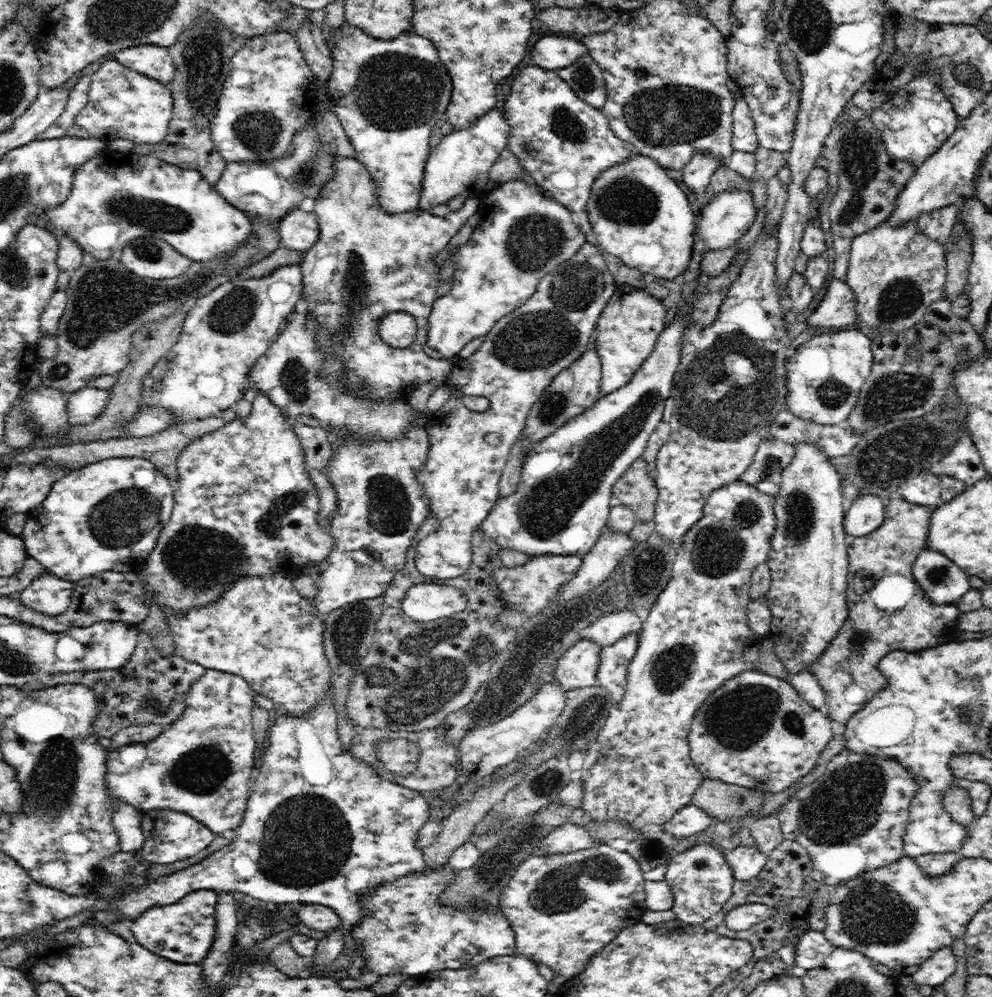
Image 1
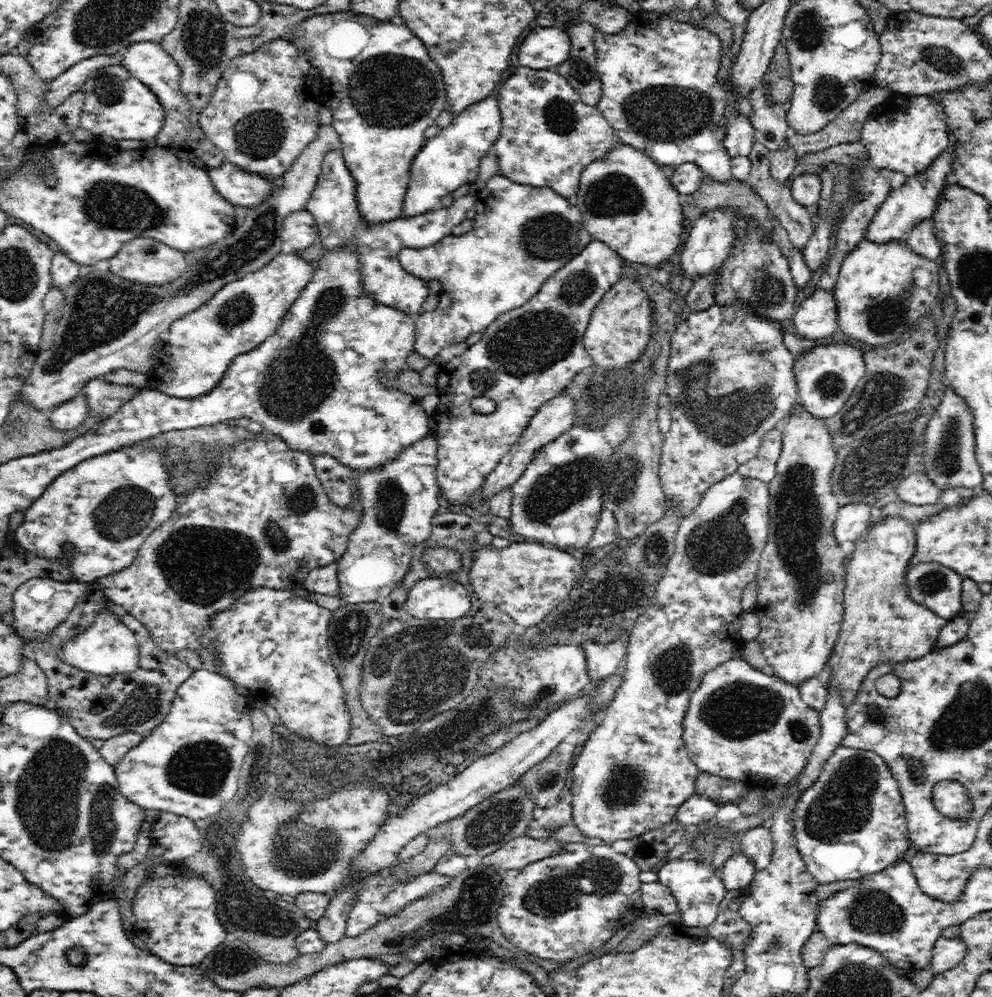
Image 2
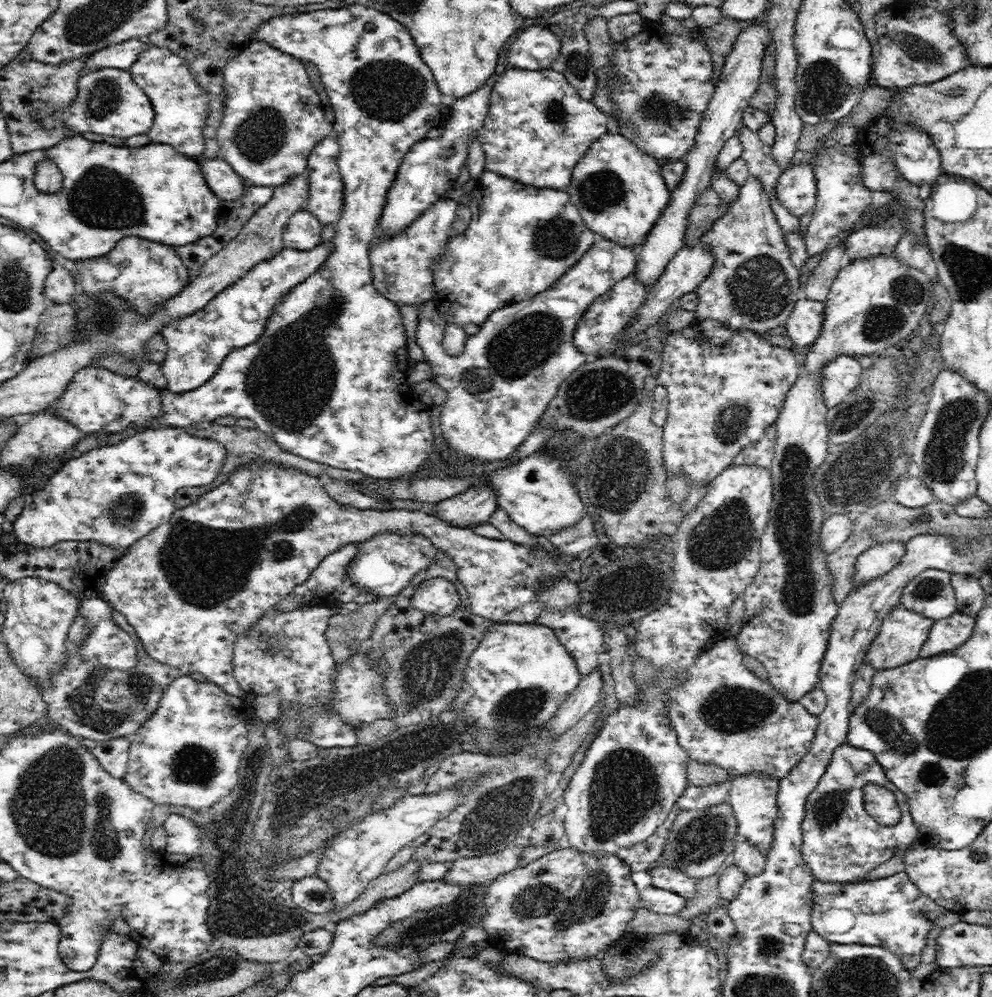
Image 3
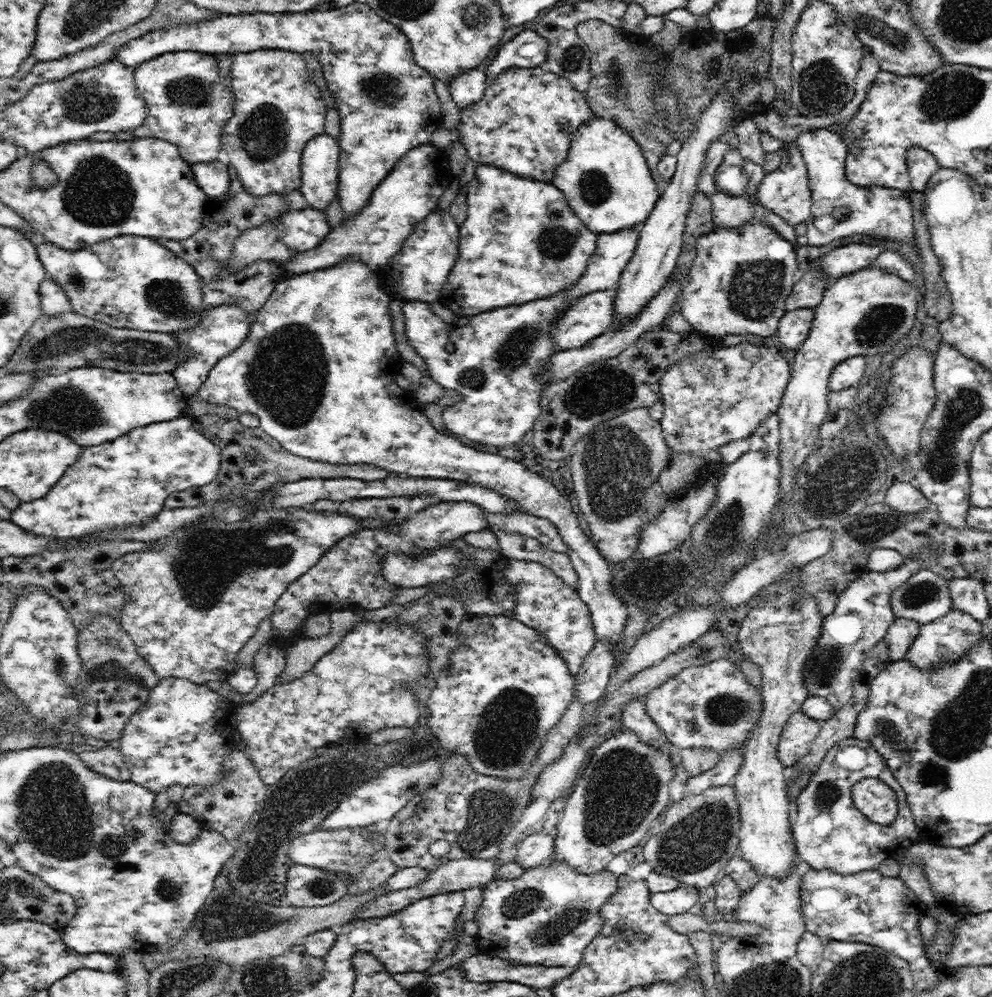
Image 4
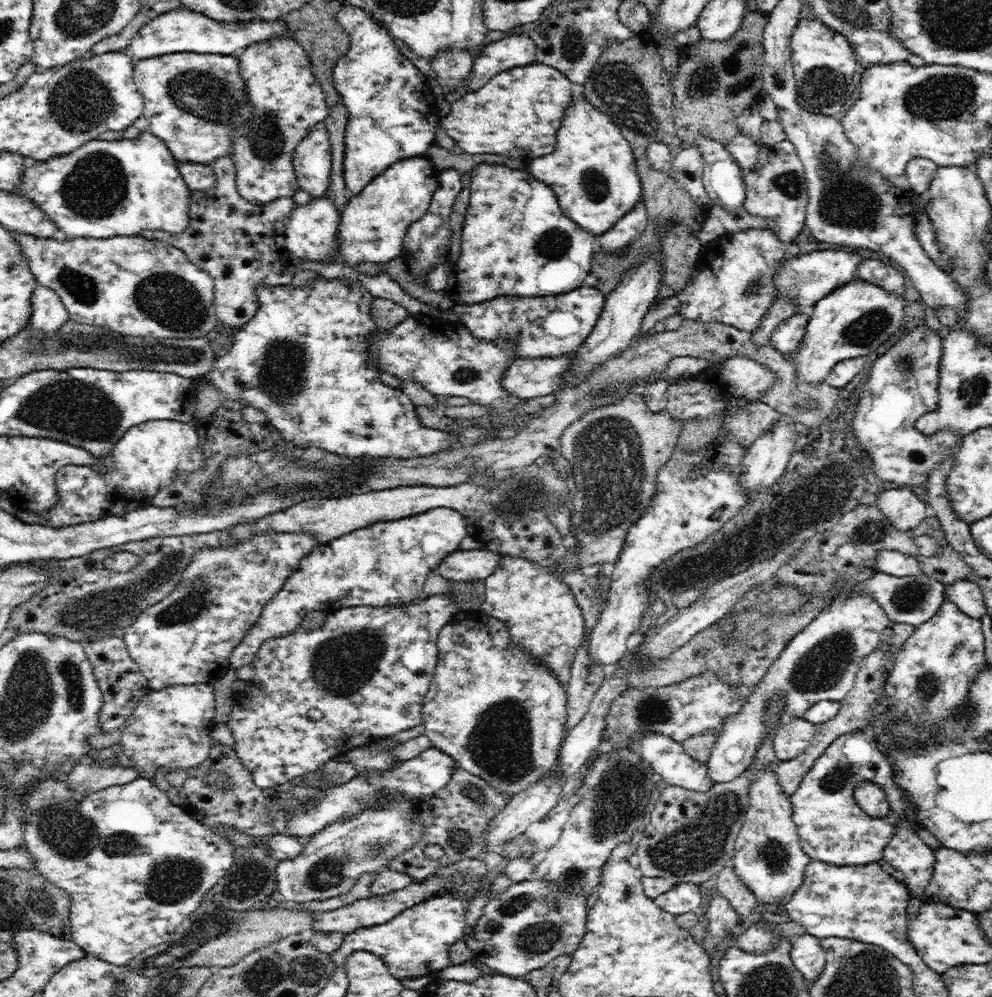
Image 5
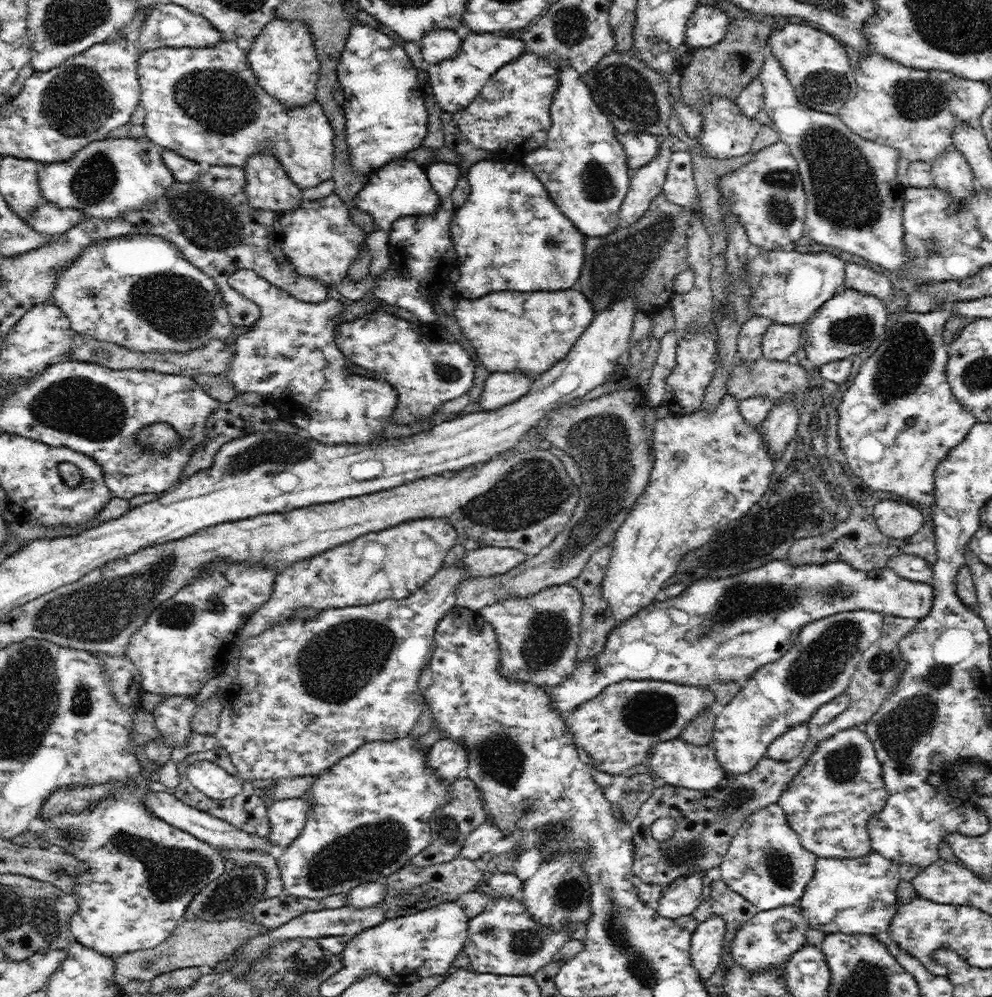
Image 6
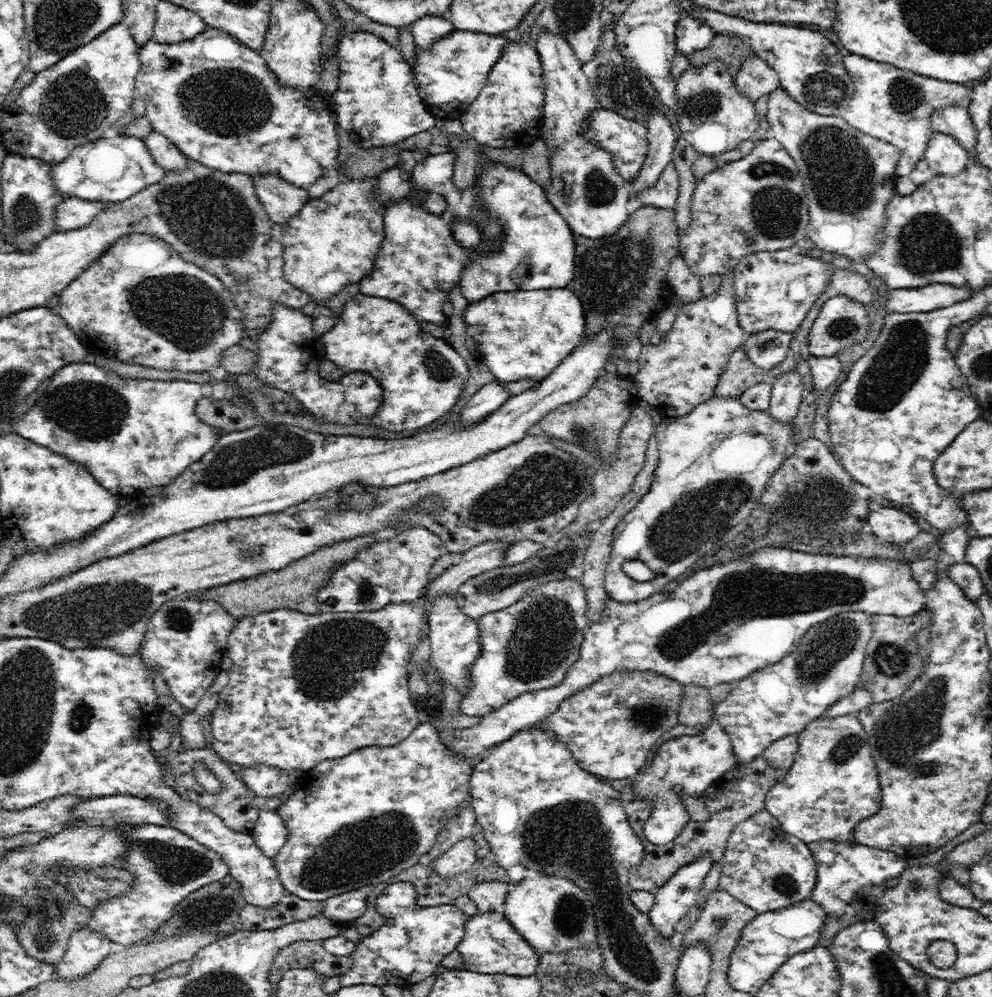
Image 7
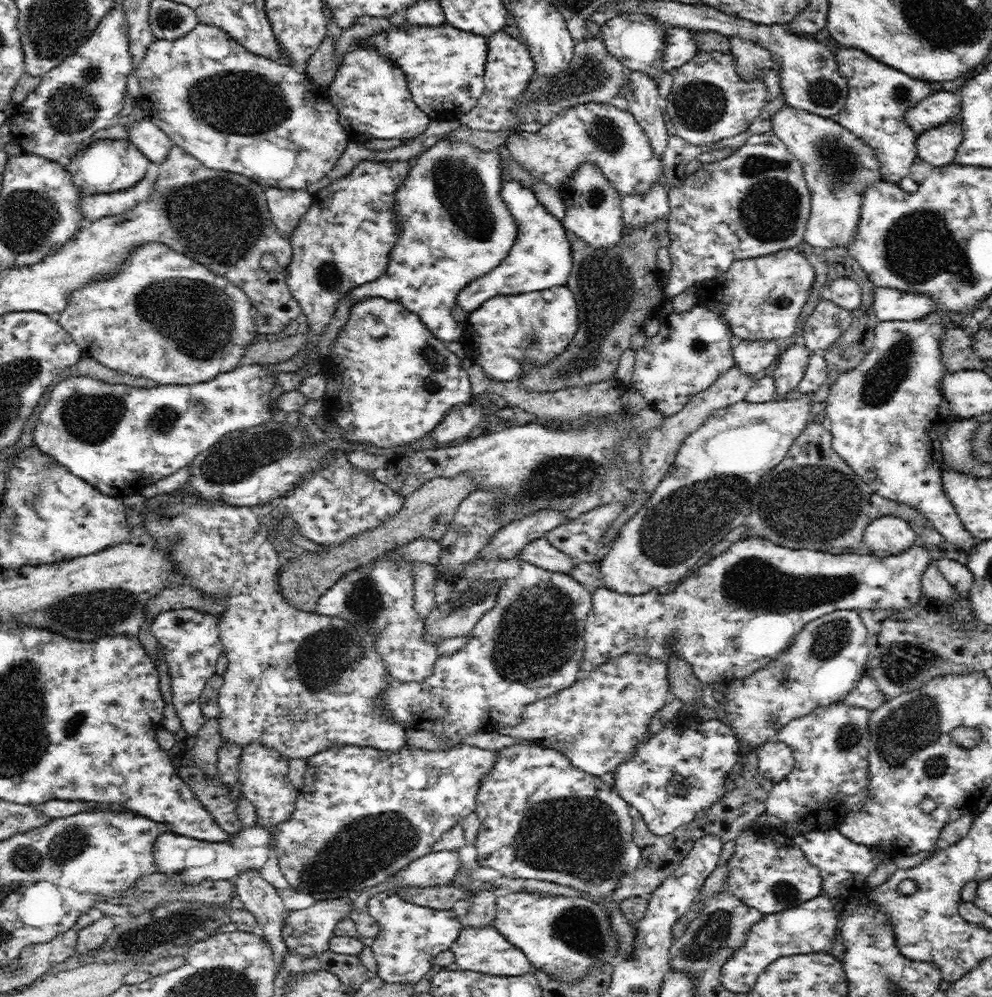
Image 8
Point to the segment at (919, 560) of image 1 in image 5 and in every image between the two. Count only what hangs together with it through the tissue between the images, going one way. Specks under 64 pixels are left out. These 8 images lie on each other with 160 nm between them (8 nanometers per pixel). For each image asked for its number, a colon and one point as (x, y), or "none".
2: (938, 587)
3: (930, 593)
4: (925, 596)
5: (913, 600)

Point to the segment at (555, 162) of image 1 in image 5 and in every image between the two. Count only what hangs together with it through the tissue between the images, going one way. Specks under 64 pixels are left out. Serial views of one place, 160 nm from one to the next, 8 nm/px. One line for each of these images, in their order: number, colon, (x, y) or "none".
2: (548, 137)
3: (537, 128)
4: (523, 124)
5: (517, 114)

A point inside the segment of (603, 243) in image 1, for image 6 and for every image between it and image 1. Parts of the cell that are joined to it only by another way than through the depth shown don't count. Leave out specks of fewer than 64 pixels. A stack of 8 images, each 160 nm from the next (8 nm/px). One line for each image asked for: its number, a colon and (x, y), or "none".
2: (626, 201)
3: (619, 189)
4: (605, 179)
5: (592, 172)
6: (582, 164)

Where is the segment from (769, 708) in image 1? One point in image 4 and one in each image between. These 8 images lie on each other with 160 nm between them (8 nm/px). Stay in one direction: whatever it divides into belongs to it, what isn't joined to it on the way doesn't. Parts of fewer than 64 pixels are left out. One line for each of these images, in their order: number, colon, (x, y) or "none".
2: (742, 724)
3: (723, 714)
4: (713, 706)

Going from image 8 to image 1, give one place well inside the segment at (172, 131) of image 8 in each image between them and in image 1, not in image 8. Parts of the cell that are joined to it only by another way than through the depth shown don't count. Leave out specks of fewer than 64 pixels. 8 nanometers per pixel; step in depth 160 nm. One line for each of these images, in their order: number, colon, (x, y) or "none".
1: (366, 262)
2: (333, 204)
3: (180, 104)
4: (188, 101)
5: (194, 101)
6: (206, 104)
7: (215, 98)

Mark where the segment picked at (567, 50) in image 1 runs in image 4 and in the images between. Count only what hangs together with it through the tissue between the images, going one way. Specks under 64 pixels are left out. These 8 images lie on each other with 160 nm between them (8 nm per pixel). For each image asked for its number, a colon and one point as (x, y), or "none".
2: (544, 48)
3: (536, 48)
4: (526, 50)

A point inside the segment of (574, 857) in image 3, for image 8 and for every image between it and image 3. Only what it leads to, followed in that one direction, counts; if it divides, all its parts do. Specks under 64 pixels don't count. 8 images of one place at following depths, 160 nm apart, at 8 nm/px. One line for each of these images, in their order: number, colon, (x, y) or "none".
4: (547, 916)
5: (523, 929)
6: (503, 940)
7: (490, 945)
8: (485, 950)

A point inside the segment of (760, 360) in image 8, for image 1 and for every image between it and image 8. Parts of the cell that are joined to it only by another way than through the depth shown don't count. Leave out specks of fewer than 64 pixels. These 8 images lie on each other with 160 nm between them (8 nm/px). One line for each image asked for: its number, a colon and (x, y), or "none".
1: (837, 310)
2: (816, 317)
3: (803, 326)
4: (793, 328)
5: (787, 336)
6: (780, 342)
7: (766, 349)

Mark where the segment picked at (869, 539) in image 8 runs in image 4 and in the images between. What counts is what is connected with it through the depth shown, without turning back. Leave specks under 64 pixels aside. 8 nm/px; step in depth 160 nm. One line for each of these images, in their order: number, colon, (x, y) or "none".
4: (903, 497)
5: (904, 509)
6: (897, 519)
7: (892, 526)

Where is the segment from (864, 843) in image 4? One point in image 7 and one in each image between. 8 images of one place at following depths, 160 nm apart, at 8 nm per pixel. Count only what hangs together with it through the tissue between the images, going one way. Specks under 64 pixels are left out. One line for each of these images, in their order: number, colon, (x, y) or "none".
5: (832, 828)
6: (828, 803)
7: (832, 785)

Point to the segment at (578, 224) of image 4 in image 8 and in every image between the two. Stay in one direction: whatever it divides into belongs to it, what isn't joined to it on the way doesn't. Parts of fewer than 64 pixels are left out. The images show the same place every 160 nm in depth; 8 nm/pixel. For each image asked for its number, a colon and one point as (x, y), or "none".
5: (514, 227)
6: (509, 235)
7: (537, 252)
8: (540, 258)

